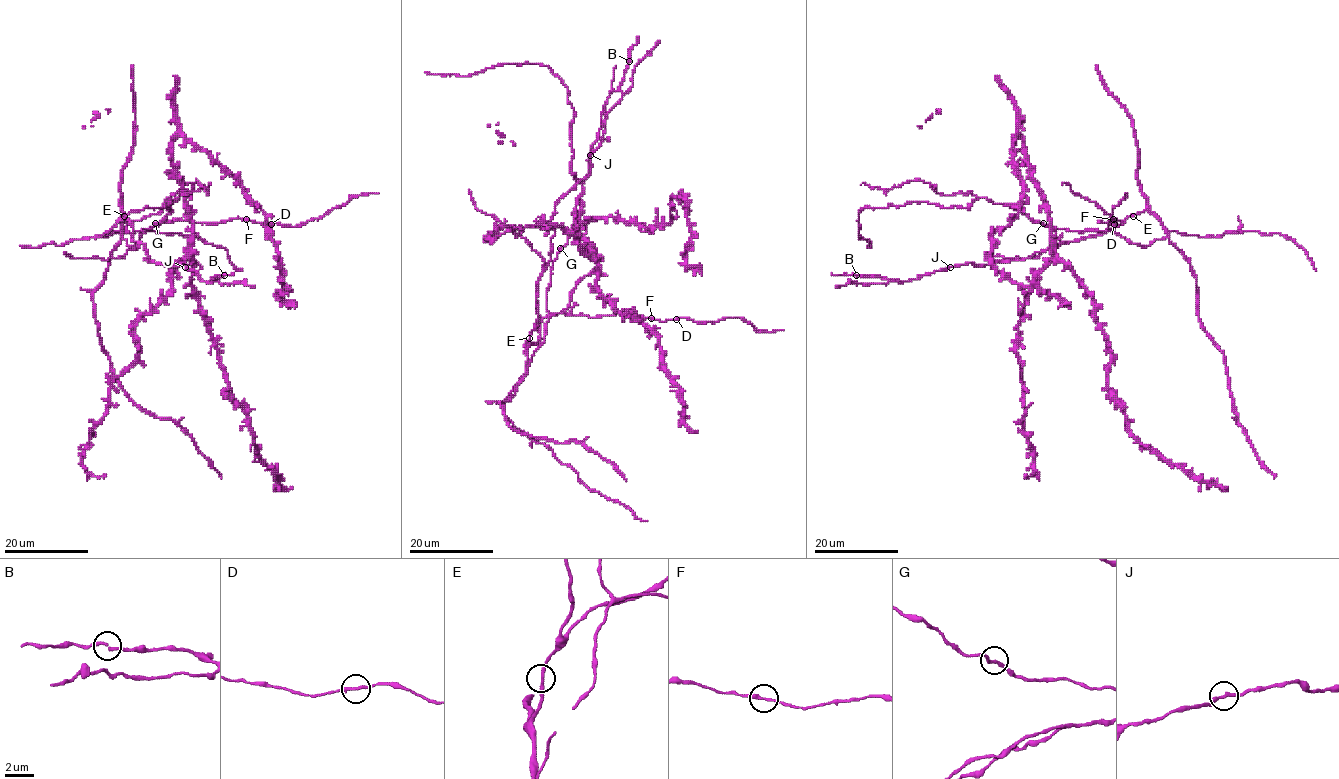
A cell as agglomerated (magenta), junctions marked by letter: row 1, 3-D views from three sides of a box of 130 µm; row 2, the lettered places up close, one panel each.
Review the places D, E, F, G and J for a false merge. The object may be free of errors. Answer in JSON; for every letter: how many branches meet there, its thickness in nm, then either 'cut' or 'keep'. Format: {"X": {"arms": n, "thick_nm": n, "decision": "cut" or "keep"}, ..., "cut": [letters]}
{"D": {"arms": 2, "thick_nm": 240, "decision": "keep"}, "E": {"arms": 2, "thick_nm": 240, "decision": "keep"}, "F": {"arms": 2, "thick_nm": 260, "decision": "keep"}, "G": {"arms": 2, "thick_nm": 240, "decision": "keep"}, "J": {"arms": 2, "thick_nm": 240, "decision": "keep"}, "cut": []}

